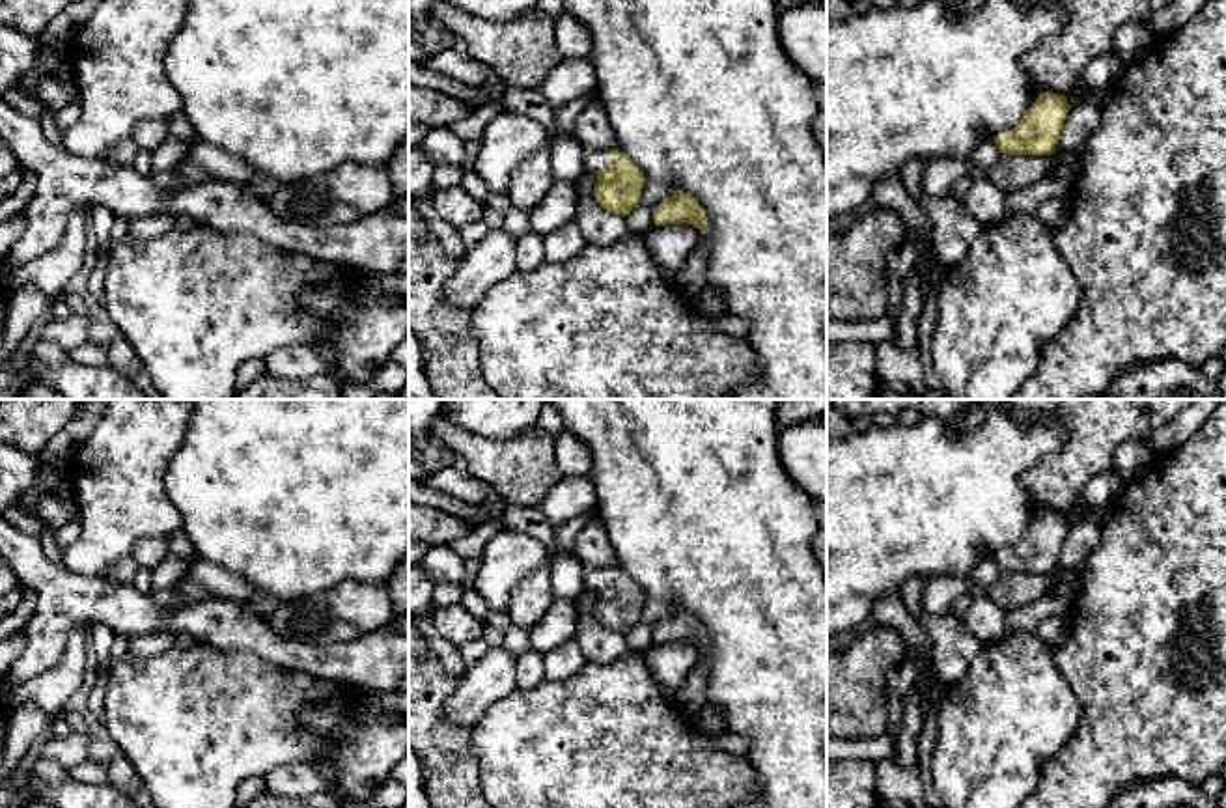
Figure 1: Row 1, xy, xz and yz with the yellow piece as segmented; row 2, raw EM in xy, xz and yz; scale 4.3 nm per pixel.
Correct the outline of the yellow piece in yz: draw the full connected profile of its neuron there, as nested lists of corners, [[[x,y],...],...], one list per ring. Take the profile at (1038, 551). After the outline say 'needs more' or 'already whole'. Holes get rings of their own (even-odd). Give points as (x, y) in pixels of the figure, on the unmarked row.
[[[1045,509],[1026,528],[1024,537],[1015,547],[998,550],[993,558],[1002,571],[1049,573],[1058,564],[1069,526],[1066,513]]]; already whole

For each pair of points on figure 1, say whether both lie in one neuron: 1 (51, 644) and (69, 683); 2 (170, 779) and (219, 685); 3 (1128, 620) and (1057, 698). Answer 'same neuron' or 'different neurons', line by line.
1: different neurons
2: same neuron
3: different neurons

